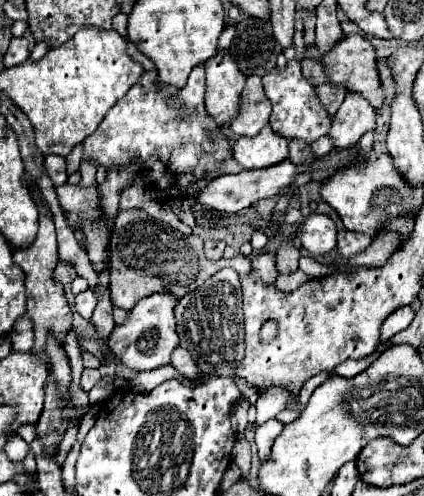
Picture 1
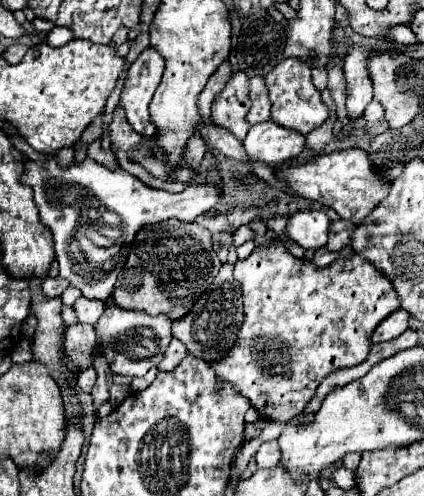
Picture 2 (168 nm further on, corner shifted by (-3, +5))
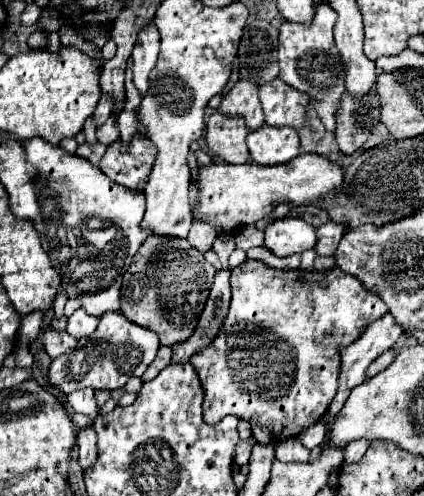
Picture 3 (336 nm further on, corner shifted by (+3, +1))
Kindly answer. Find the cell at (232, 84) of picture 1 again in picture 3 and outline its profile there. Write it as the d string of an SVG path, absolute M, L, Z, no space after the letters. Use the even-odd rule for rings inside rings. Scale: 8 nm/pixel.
M213 111L207 121L205 139L209 151L217 159L225 163L247 163L249 161L249 153L245 145L247 133L249 129L243 117L239 115L231 117L221 111Z

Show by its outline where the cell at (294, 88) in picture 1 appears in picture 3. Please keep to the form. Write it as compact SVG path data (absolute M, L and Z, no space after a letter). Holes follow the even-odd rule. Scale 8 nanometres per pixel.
M273 79L259 87L259 99L265 111L267 125L293 129L309 125L309 93L293 89L291 85L285 85L281 79Z

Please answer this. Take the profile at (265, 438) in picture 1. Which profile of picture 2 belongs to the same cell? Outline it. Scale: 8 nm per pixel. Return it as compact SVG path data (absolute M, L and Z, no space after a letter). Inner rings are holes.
M269 441L263 443L255 455L257 465L277 465L281 461L281 449L277 441Z

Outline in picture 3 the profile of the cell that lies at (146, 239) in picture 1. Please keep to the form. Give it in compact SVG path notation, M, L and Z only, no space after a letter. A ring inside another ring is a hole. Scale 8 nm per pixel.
M151 235L135 253L129 271L123 275L121 313L141 327L153 329L161 345L185 341L205 305L213 283L215 267L205 261L203 253L189 245L187 239L169 235Z

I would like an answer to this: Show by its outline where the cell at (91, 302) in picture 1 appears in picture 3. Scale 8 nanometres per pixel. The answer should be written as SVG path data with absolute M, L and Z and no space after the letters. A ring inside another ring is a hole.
M77 309L67 321L67 333L81 339L81 337L87 337L89 333L93 333L97 323L99 323L99 317L87 315L83 309Z

